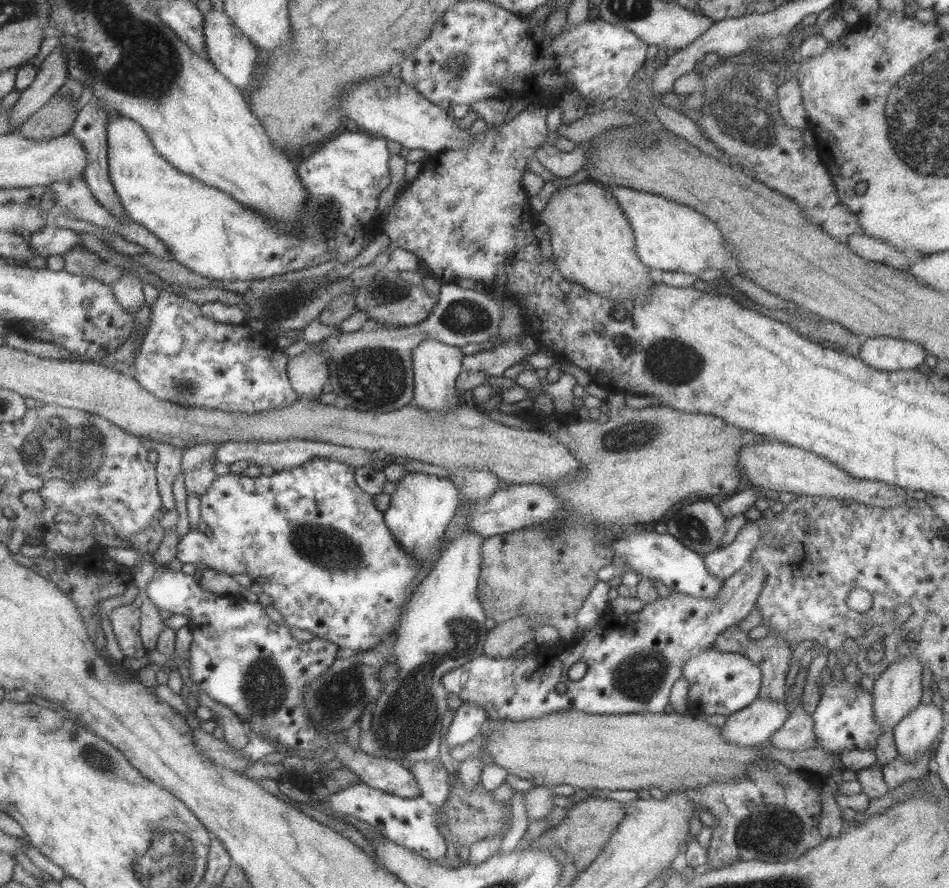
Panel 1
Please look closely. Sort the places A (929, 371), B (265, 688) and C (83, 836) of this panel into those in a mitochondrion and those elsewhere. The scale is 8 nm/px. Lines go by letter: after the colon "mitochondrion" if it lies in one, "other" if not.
A: other
B: mitochondrion
C: other

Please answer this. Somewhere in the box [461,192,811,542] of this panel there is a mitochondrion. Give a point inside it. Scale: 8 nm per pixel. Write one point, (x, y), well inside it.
(671, 361)

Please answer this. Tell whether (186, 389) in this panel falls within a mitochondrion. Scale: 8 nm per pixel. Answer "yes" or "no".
yes

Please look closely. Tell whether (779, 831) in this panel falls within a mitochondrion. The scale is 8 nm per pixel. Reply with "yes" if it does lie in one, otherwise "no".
yes

